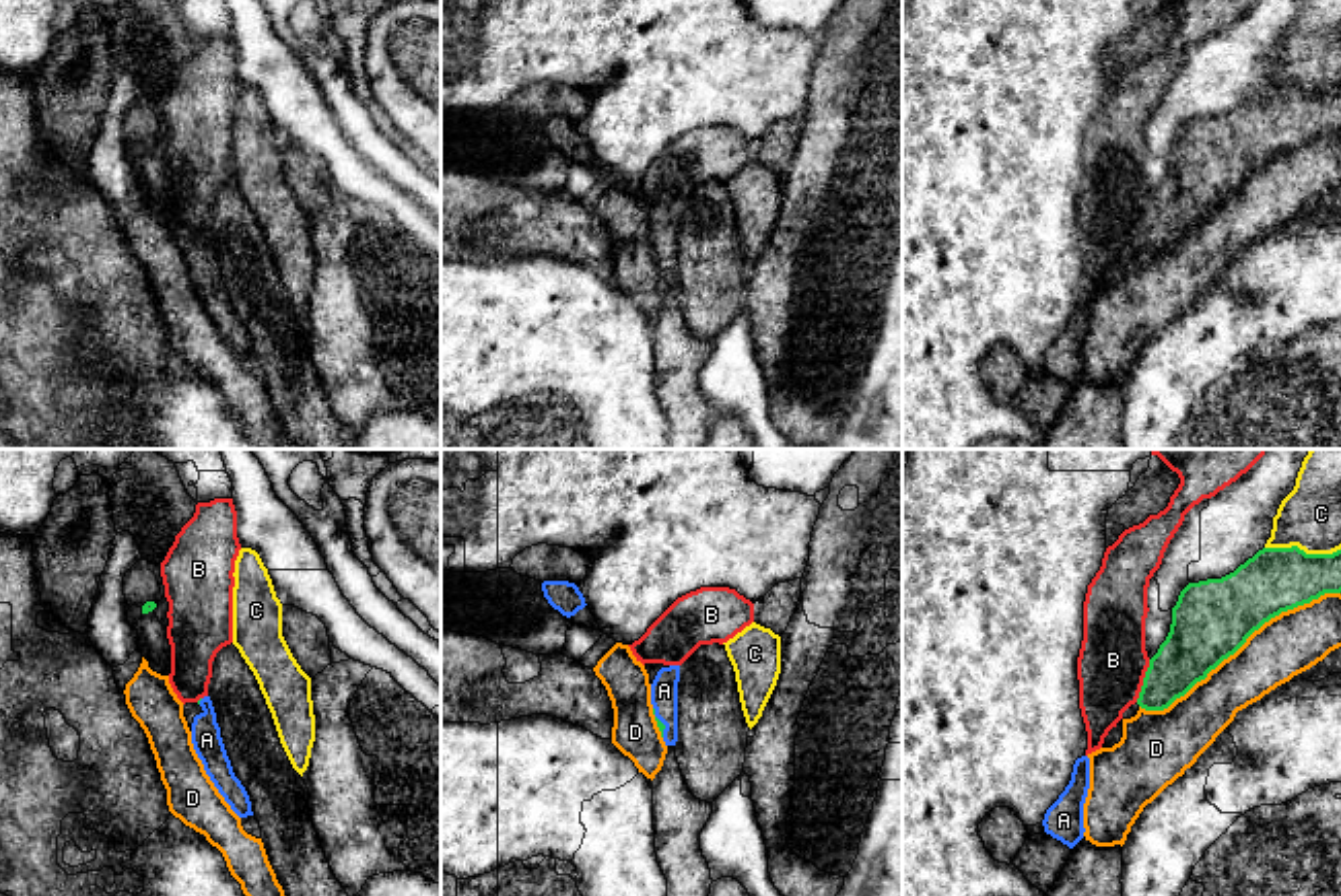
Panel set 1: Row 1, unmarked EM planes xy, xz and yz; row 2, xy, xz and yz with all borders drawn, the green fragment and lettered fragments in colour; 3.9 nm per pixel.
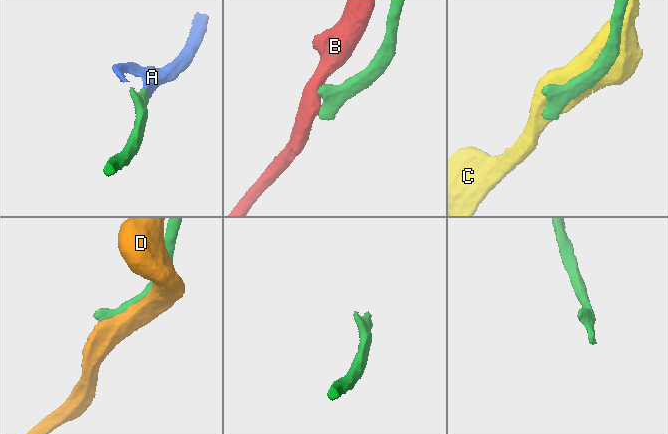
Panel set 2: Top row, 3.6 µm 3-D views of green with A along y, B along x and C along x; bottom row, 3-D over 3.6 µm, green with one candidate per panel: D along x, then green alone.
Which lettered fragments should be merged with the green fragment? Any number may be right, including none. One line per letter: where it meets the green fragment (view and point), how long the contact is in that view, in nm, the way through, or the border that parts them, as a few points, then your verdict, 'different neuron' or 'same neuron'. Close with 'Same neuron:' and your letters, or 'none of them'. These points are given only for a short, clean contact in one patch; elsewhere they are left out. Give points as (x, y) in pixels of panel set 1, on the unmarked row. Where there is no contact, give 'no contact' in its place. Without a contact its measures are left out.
A: meets green in xz at (660, 260); contact 130 nm long; runs through xz (660, 262), (660, 260), (664, 229); same neuron
B: meets green in yz at (1144, 219); contact 180 nm long; border along yz (1150, 198), (1136, 239); different neuron
C: meets green in yz at (1302, 89); contact 300 nm long; different neuron
D: meets green in yz at (1239, 186); contact 900 nm long; different neuron
Same neuron: A

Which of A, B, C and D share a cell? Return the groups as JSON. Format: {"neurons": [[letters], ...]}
{"neurons": [["A"], ["B"], ["C"], ["D"]]}

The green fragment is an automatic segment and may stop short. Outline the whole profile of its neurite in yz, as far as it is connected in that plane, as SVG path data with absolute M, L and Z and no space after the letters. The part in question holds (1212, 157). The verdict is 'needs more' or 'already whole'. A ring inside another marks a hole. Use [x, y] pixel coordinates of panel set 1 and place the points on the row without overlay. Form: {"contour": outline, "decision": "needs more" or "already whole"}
{"contour": "M1263 87L1222 117L1189 122L1166 179L1149 198L1137 243L1164 249L1281 150L1341 132L1341 89Z", "decision": "already whole"}

